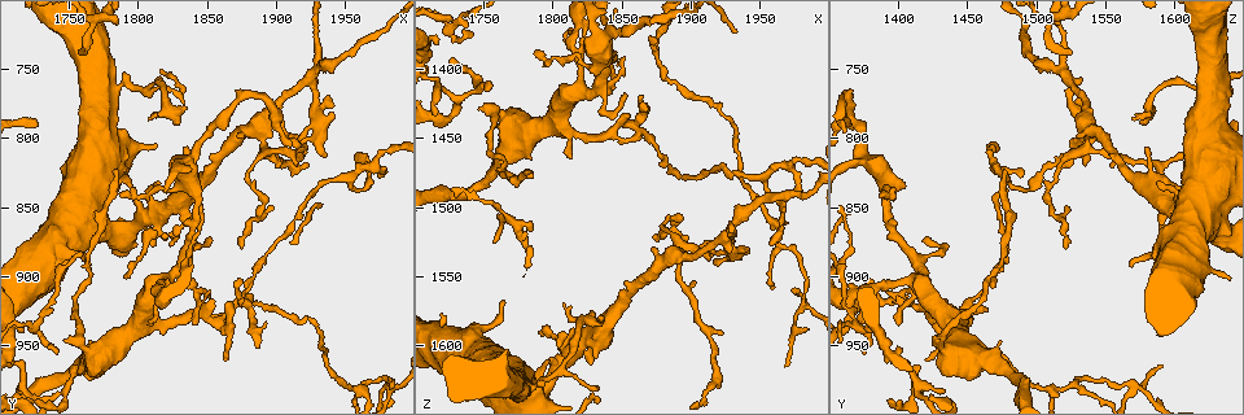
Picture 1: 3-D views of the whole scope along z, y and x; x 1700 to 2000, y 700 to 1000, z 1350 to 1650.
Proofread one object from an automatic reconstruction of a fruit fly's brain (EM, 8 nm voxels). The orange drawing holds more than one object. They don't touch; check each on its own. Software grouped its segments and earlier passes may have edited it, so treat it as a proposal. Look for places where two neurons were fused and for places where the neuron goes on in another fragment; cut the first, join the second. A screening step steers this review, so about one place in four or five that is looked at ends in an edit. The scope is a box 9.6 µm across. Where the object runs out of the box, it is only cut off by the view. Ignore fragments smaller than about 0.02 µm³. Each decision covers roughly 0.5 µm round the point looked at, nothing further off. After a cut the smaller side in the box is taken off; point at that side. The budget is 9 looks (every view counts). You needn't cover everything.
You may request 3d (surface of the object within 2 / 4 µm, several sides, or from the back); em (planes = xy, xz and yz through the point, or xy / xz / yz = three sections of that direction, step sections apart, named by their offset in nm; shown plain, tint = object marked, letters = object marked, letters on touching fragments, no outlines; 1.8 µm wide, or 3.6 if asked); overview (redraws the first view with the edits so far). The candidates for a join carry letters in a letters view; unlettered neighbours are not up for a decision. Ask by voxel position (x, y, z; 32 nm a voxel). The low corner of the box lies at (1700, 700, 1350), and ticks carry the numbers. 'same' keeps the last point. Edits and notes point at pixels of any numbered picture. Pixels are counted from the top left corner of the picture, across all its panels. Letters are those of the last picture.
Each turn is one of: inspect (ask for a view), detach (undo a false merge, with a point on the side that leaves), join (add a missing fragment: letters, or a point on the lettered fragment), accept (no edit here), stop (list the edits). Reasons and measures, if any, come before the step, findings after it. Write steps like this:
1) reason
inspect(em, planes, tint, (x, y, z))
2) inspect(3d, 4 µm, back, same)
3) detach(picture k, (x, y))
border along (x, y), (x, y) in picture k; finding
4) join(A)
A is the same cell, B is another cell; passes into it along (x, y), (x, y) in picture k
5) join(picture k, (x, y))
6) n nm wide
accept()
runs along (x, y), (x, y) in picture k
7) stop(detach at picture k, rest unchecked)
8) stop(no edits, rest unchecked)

an open end
inspect(3d, 4 µm, (1960, 814, 1526))

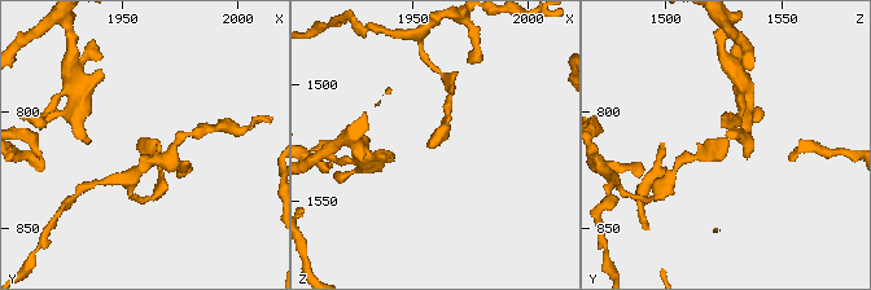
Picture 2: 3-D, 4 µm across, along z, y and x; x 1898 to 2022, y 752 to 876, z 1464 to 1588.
now the EM
inspect(em, xy, step 4, letters, (1958, 812, 1528))

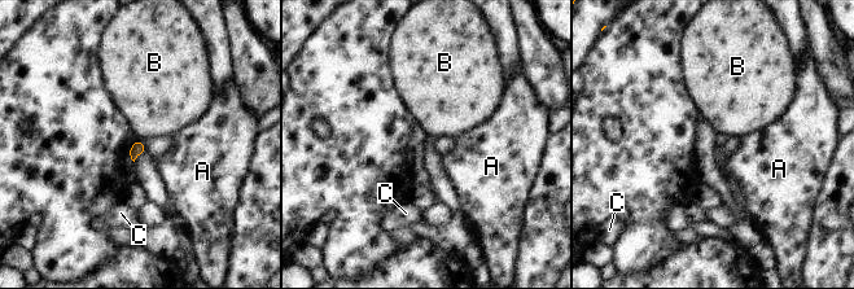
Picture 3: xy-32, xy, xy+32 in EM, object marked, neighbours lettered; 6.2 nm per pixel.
cut it another way
inspect(em, yz, step 16, letters, same)

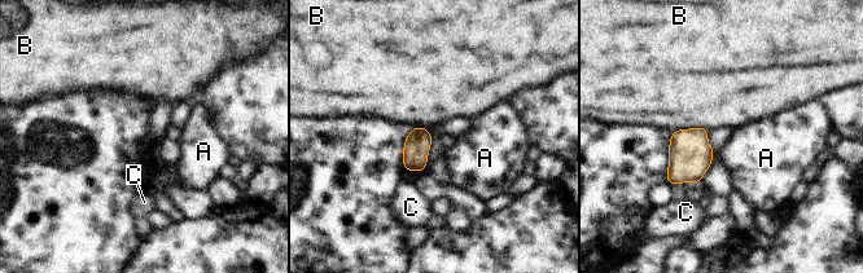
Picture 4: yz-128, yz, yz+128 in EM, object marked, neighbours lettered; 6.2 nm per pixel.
160 nm wide
accept()
A, B and C are other cells; border along (708, 130), (692, 127), (673, 132) in picture 4; none of them fits

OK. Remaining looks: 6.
an open end
inspect(3d, 4 µm, (1852, 874, 1420))

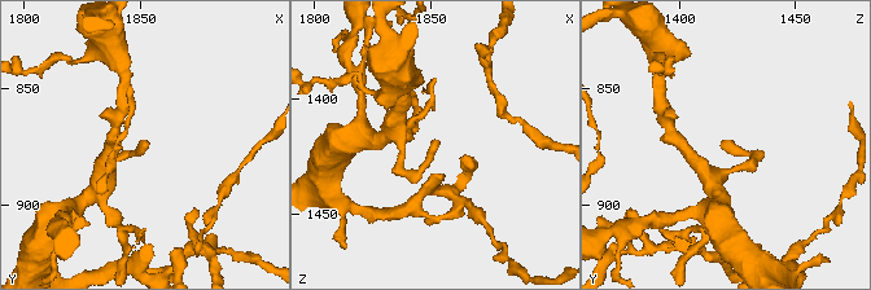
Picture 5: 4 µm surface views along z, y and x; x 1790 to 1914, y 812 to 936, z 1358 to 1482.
inspect(em, planes, letters, (1854, 873, 1418))

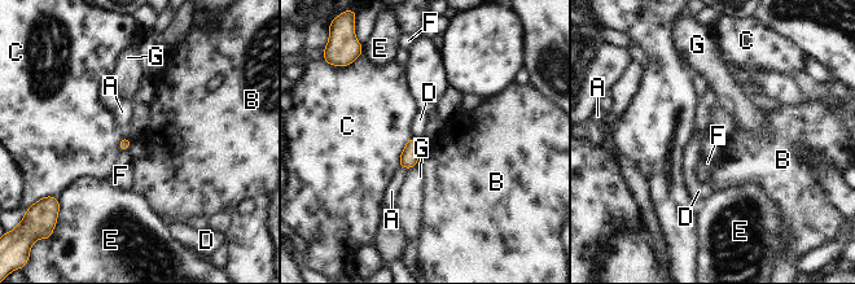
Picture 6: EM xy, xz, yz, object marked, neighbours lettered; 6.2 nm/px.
70 nm wide
accept()
A, B, C, D, E, F and G are other cells; border along (412, 136), (420, 139) in picture 6; none of them fits

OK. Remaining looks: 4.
free end
inspect(3d, 2 µm, back, (1784, 820, 1478))

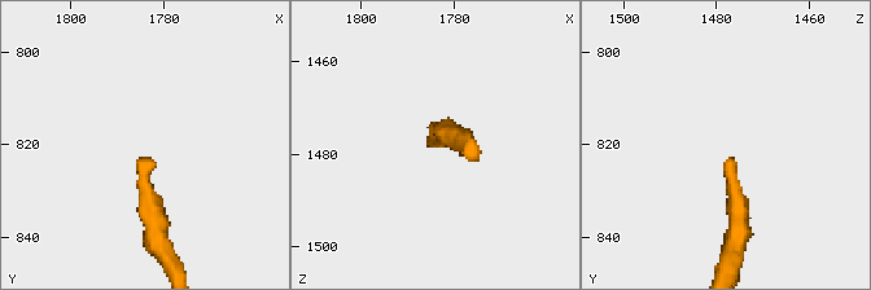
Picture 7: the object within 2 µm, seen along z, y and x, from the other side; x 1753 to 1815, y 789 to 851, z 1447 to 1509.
now the EM
inspect(em, planes, letters, (1785, 822, 1476))

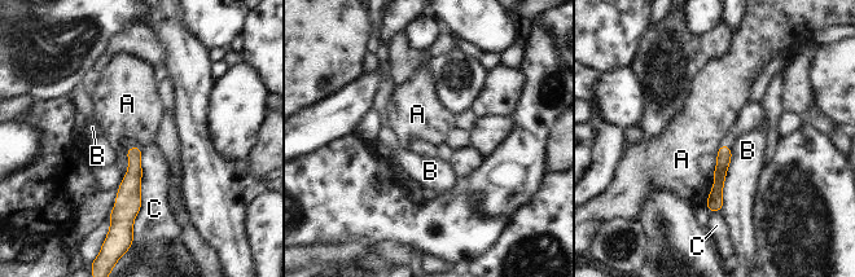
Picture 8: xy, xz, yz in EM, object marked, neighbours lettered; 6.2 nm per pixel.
accept()
A, B and C are other cells; runs along (137, 150), (125, 218) in picture 8; none of them fits

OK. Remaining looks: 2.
sharp bend
inspect(em, planes, letters, (1860, 934, 1440))

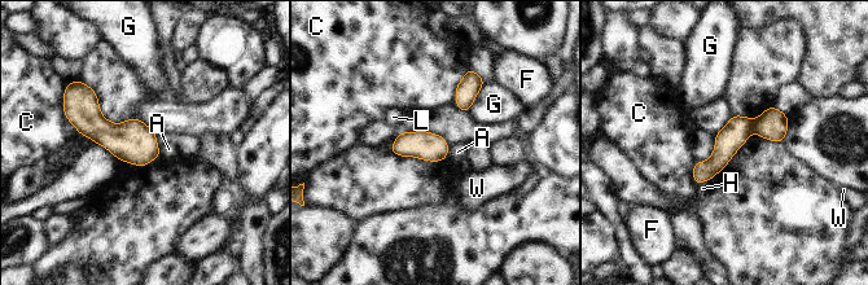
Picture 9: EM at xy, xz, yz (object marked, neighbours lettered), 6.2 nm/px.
G touches over 200 nm
accept()
A, C, F, G, H, L and W are other cells; runs along (784, 119), (748, 126), (696, 176) in picture 9; all the same neuron

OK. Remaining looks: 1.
stop(no edits, rest unchecked)

